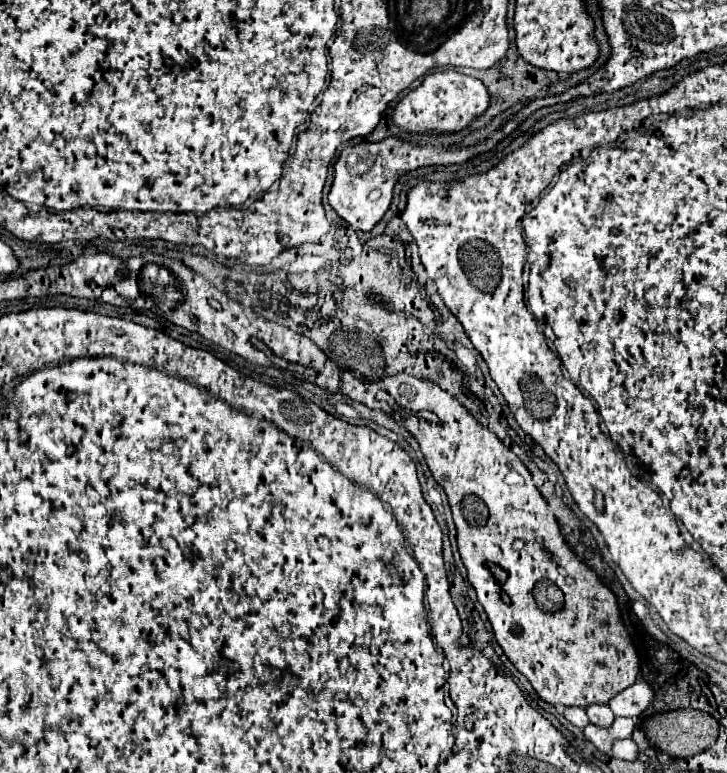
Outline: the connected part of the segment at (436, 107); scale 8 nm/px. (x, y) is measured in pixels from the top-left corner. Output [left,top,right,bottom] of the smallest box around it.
[392,70,490,134]

